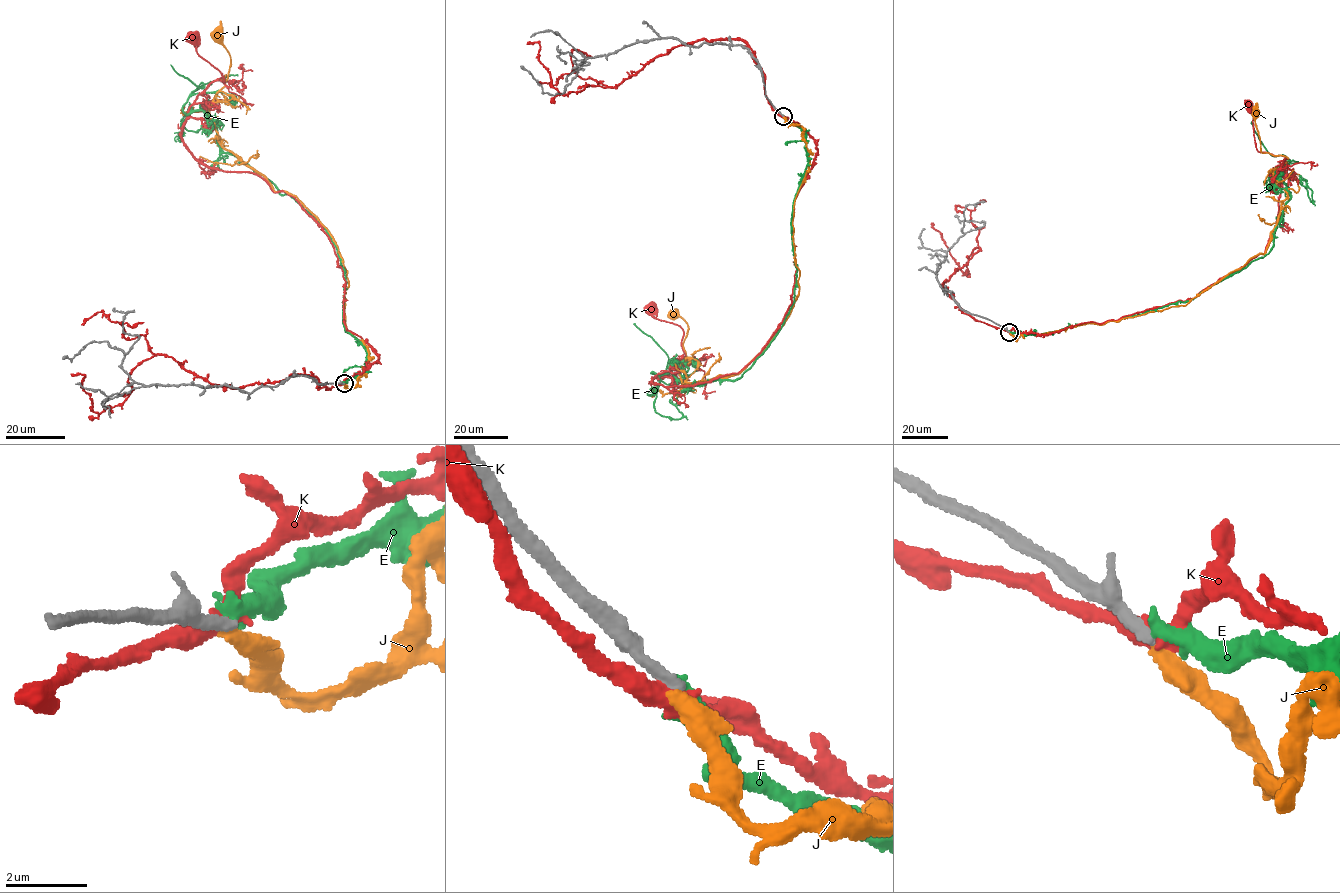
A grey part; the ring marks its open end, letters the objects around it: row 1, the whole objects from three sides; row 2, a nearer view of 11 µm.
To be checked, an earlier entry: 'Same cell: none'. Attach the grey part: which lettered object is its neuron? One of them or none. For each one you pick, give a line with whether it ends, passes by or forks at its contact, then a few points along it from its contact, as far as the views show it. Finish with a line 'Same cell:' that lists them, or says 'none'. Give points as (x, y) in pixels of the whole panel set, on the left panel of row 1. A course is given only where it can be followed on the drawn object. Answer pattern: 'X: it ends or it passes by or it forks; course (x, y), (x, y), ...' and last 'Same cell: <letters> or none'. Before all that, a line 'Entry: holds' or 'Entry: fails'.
Entry: holds
Same cell: none

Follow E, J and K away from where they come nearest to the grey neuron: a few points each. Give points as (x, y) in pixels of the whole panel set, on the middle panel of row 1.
E: (782, 116), (808, 156), (794, 302), (739, 377), (684, 389), (663, 374), (656, 412), (680, 418), (676, 398)
J: (783, 116), (809, 157), (791, 313), (739, 372), (683, 385), (688, 328), (673, 314)
K: (782, 116), (817, 155), (768, 343), (738, 372), (654, 384), (686, 361), (650, 310)

